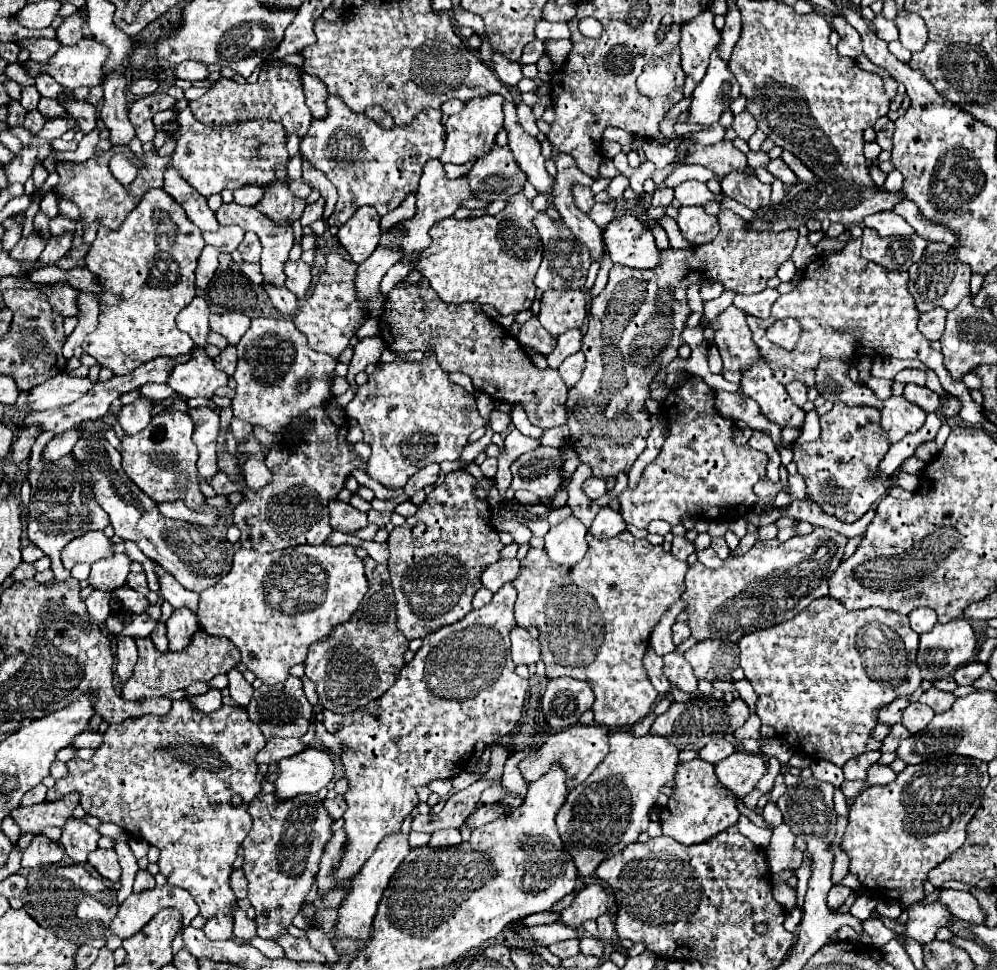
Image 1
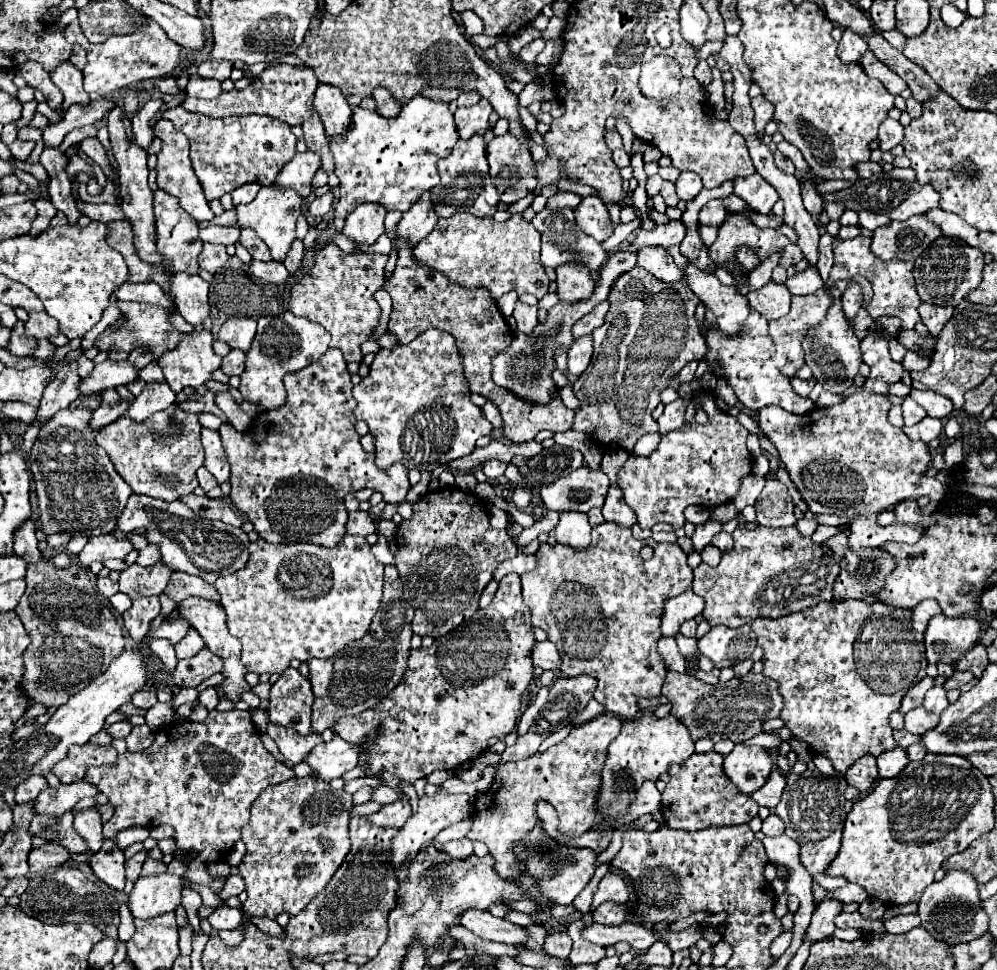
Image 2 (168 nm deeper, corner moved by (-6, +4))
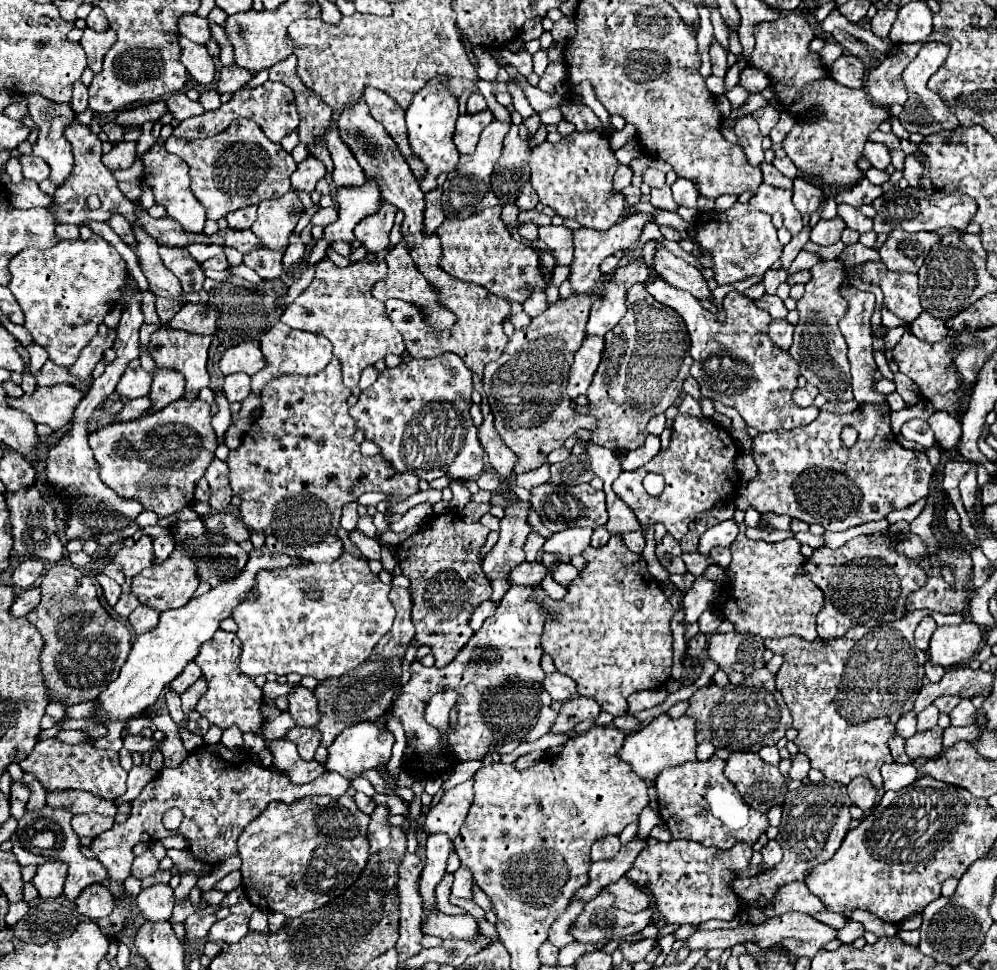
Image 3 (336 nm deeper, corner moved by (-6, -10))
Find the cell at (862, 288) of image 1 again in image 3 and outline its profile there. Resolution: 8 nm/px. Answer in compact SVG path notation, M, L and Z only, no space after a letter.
M865 262L847 270L855 278L863 278L865 282L879 286L885 296L883 306L905 322L911 322L921 314L917 274L891 272L881 262Z

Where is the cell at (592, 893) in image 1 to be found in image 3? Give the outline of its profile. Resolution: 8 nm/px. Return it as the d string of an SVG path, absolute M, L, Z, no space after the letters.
M619 878L617 882L609 884L607 892L615 896L615 908L621 908L627 912L641 912L651 904L649 896L627 878Z

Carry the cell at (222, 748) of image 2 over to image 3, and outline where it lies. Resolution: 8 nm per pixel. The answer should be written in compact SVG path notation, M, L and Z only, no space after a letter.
M217 742L217 744L205 744L201 746L199 750L191 752L179 766L171 768L163 768L143 790L141 794L131 800L131 812L129 812L129 818L123 822L123 824L113 824L113 828L109 828L107 832L99 834L99 838L95 838L91 842L91 850L93 854L97 856L97 860L107 868L111 880L115 882L123 882L127 876L129 876L129 870L131 870L131 864L133 864L133 846L143 842L143 844L153 844L153 842L159 842L161 838L165 836L171 836L169 830L163 828L163 814L171 808L179 808L185 818L181 822L181 826L177 828L175 834L183 836L189 840L189 848L193 852L195 858L203 860L205 864L209 866L217 866L221 862L225 862L227 858L231 856L237 856L237 838L241 836L243 828L253 822L265 808L271 800L279 800L279 802L295 802L295 800L301 800L303 796L309 796L309 794L327 794L327 796L343 796L349 788L349 780L345 780L343 776L335 774L335 772L323 772L323 776L319 776L317 780L313 782L307 782L307 784L291 784L285 776L281 774L275 774L271 772L269 768L263 768L263 766L257 766L253 762L253 756L245 750L237 750L237 748L227 748L223 742Z

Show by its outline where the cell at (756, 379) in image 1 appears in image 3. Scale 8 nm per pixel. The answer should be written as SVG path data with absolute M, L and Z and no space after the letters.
M661 276L647 282L645 288L655 300L671 306L683 316L691 336L691 356L695 360L691 366L691 376L699 382L703 396L733 406L741 418L759 432L771 432L777 428L789 430L811 424L817 418L819 408L801 408L793 402L791 394L797 388L799 366L789 352L775 348L767 334L767 312L757 308L753 300L737 290L731 290L723 300L727 320L725 324L719 324L717 316L705 310L691 292L671 288L671 284L667 284Z

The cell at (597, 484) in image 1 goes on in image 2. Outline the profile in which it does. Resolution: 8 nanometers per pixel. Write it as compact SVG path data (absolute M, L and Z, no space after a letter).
M583 466L559 480L543 482L539 496L547 510L589 512L595 506L603 506L607 488L609 478L603 470L591 470Z

